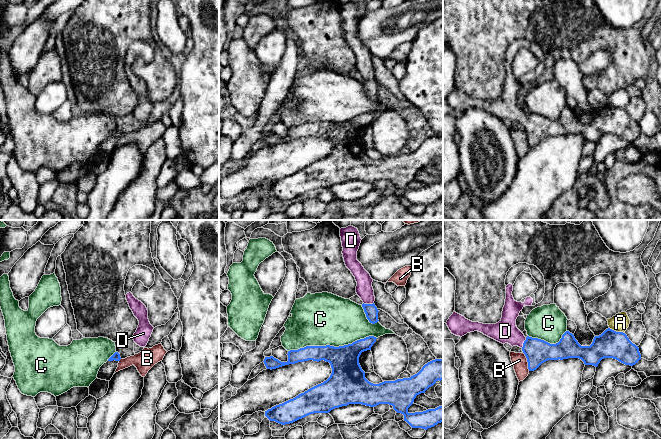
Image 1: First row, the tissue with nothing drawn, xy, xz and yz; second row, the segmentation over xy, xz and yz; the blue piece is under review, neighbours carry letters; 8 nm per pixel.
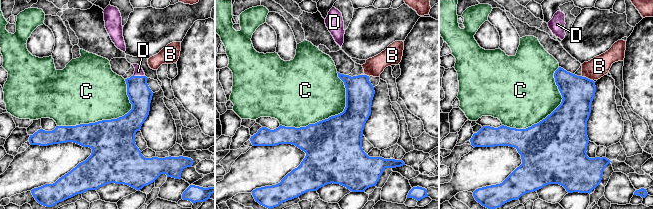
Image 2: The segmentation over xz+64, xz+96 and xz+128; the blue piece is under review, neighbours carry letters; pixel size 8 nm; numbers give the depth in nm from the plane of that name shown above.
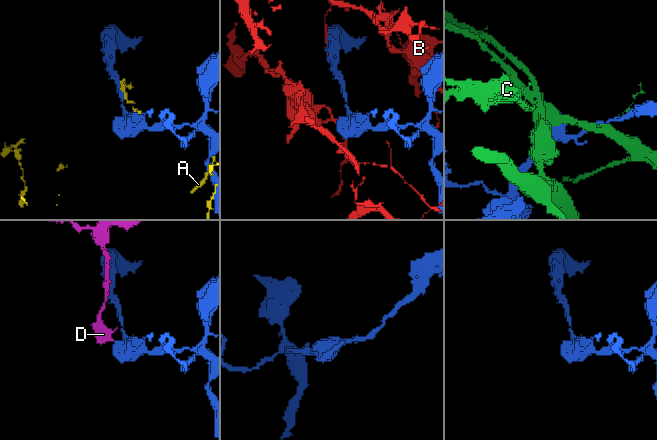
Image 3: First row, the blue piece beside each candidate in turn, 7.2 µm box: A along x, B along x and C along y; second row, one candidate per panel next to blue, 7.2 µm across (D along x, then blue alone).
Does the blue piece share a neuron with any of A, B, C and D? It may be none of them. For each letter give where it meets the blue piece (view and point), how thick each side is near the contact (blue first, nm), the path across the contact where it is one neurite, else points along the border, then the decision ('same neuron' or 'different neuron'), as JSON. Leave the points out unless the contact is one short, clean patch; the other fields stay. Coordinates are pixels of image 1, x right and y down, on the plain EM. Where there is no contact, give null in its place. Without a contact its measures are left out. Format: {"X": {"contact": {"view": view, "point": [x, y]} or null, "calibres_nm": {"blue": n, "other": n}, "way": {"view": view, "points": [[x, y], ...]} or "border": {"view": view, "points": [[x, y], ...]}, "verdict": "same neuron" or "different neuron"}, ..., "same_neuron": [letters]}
{"A": {"contact": {"view": "yz", "point": [617, 108]}, "calibres_nm": {"blue": 220, "other": 150}, "verdict": "different neuron"}, "B": {"contact": {"view": "yz", "point": [527, 137]}, "calibres_nm": {"blue": 200, "other": 120}, "verdict": "different neuron"}, "C": {"contact": {"view": "xz", "point": [332, 122]}, "calibres_nm": {"blue": 240, "other": 420}, "verdict": "different neuron"}, "D": {"contact": {"view": "xz", "point": [368, 80]}, "calibres_nm": {"blue": 110, "other": 140}, "way": {"view": "xz", "points": [[371, 87], [368, 80], [368, 73], [364, 65]]}, "verdict": "same neuron"}, "same_neuron": ["D"]}

